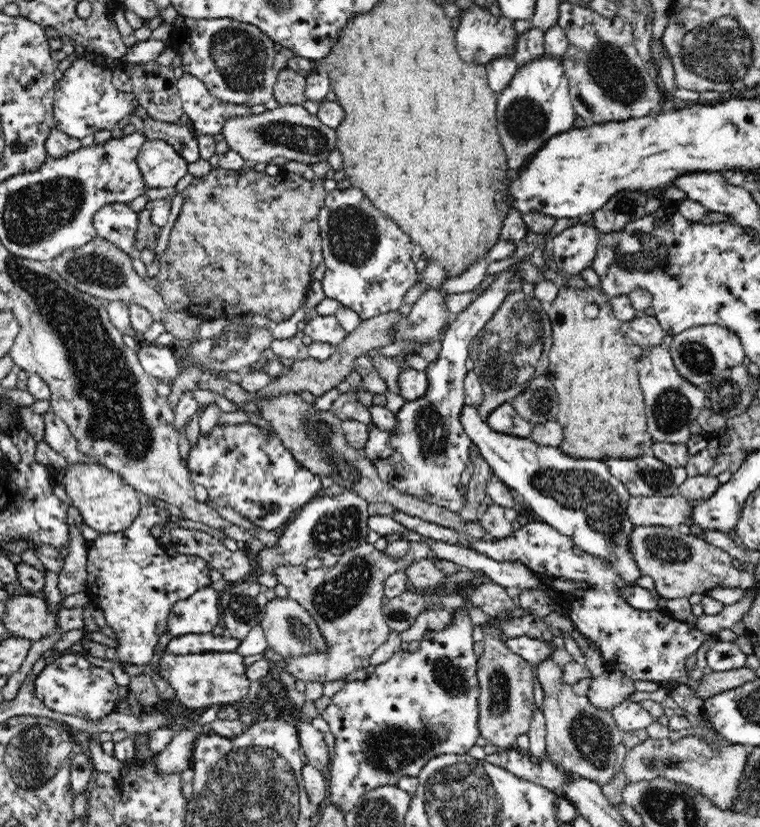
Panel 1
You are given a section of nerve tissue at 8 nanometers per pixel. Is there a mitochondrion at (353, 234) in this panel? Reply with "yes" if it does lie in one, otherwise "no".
yes

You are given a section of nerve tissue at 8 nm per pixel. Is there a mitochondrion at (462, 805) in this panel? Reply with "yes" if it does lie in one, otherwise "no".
yes

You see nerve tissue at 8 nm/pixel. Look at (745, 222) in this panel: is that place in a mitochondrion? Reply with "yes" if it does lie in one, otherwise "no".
no

